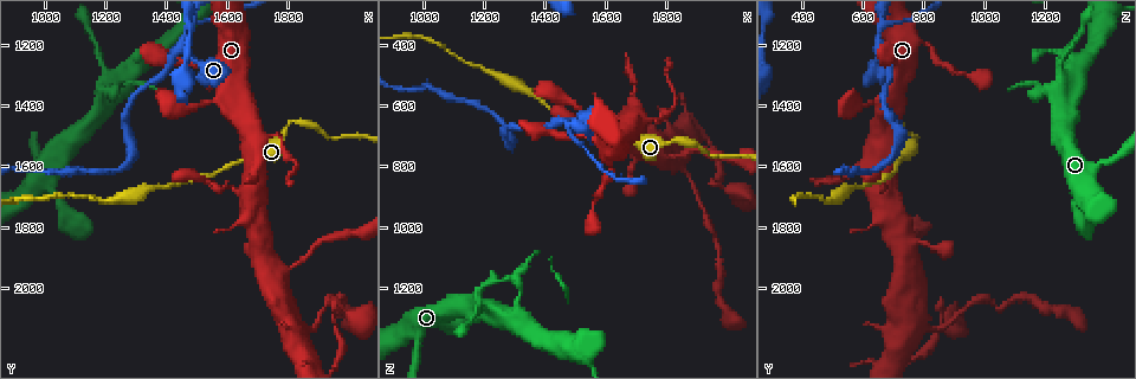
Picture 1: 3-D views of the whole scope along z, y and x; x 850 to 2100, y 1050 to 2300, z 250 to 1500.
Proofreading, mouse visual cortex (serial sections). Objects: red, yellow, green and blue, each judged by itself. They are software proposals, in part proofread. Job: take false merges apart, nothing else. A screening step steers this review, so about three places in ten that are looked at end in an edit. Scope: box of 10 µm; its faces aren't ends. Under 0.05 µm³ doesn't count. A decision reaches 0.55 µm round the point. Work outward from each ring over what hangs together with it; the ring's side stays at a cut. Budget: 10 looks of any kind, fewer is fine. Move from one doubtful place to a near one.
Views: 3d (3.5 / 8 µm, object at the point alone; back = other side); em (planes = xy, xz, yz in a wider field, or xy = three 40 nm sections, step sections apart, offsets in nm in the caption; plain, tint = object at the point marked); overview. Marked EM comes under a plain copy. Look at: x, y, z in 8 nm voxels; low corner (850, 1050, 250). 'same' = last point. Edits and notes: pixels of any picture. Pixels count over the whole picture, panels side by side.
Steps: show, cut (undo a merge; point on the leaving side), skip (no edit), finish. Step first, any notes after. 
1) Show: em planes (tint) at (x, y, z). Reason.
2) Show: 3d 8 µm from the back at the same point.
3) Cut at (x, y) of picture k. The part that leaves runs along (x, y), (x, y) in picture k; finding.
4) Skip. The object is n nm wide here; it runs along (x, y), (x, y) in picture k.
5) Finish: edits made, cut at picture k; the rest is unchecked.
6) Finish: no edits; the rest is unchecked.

Show: 3d 3.5 µm from the back at (1190, 1360, 1190). Sudden change in width.

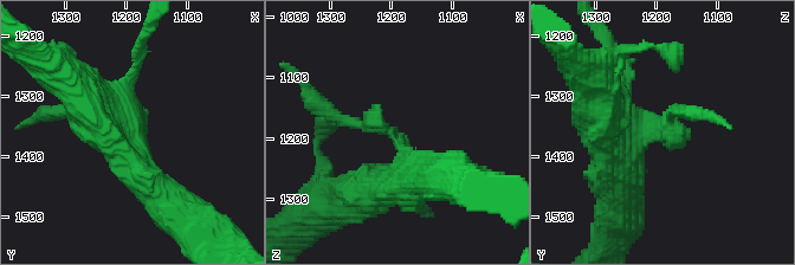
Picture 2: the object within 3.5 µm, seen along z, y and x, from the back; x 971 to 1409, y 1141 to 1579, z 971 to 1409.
Show: em xy step 2 (tint) at (1195, 1355, 1200).

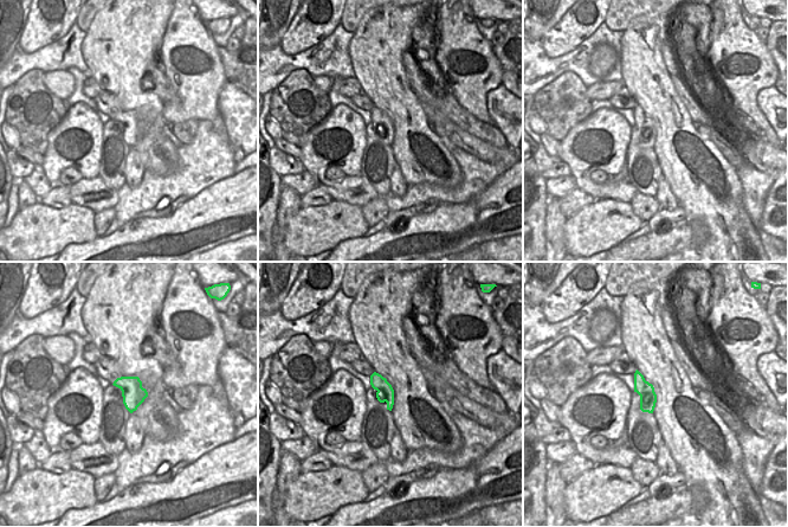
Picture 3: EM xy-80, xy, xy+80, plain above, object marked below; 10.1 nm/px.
Cut at (679, 131) of picture 2. The part that leaves runs along (652, 128), (706, 114) in picture 2; two cells meet here.

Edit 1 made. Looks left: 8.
Show: overview. Redraw.

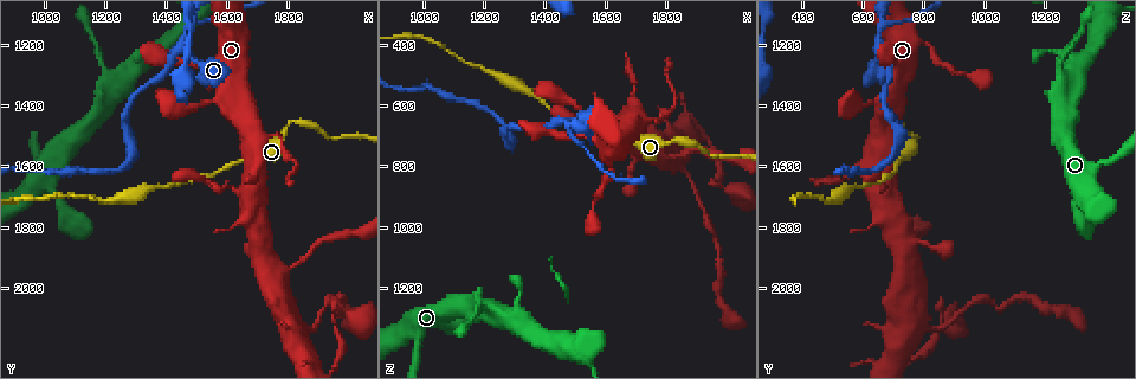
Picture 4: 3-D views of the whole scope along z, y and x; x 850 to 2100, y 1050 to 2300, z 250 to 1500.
Show: 3d 8 µm at (1490, 1140, 670). Sharp bend.

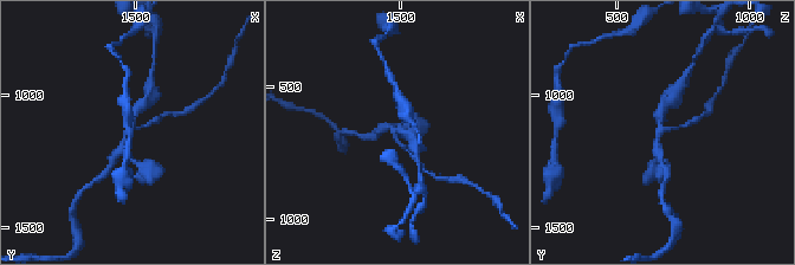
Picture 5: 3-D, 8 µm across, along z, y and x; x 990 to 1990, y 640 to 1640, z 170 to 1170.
Show: em xy step 3 (tint) at the same point. 3 arms meet here; the arms are 150, 150, 250 nm wide.

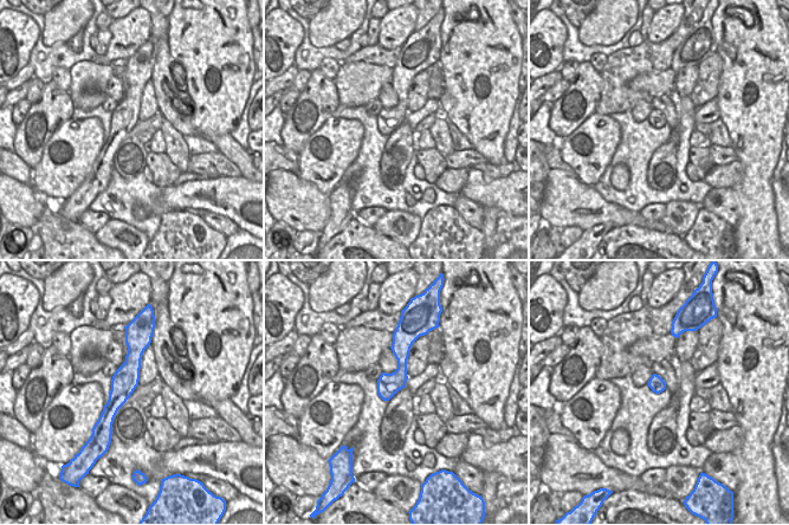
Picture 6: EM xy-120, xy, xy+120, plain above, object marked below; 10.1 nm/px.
Skip. It runs along (658, 159), (661, 129), (687, 124) in picture 5; continuous, no second cell.

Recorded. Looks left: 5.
Show: 3d 3.5 µm at (1700, 1850, 770). Three arms meet.

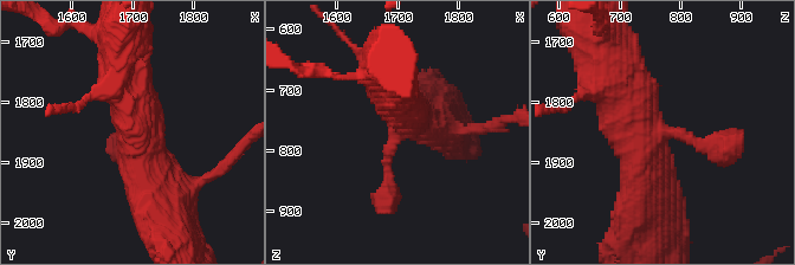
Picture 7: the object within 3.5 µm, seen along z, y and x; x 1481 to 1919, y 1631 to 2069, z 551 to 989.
Show: em xy step 3 (tint) at (1705, 1850, 770). Need the tissue.

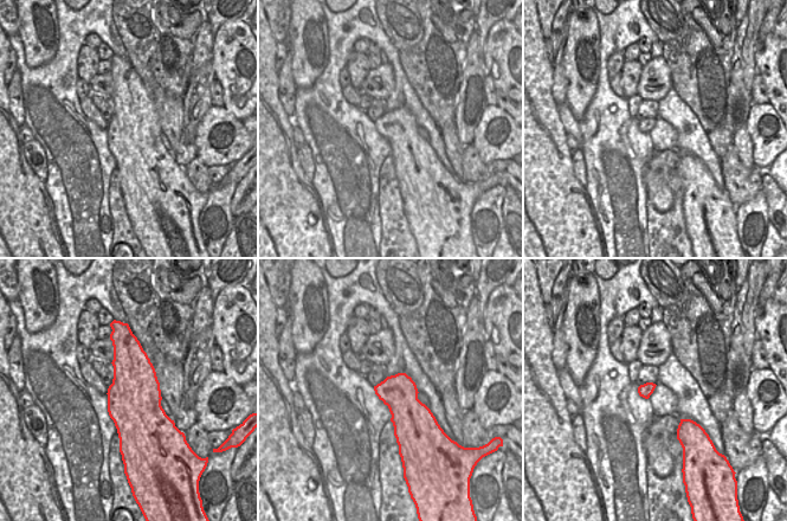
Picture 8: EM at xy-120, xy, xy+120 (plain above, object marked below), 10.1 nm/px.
Skip. The arms are 150, 500, 600 nm wide; all the same cell.

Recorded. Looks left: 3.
Show: 3d 3.5 µm at (1840, 2120, 790). Calibre changes.

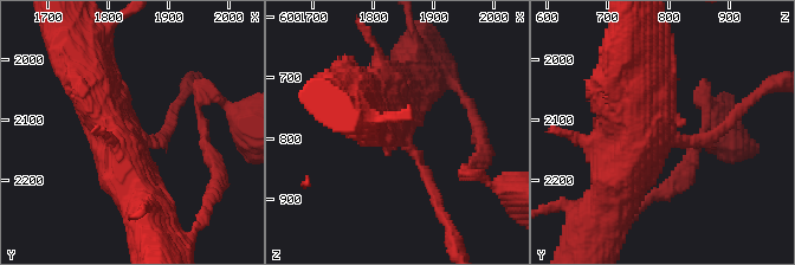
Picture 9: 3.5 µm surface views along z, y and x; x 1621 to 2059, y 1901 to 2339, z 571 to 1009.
Show: em xy step 2 (tint) at (1840, 2130, 785).

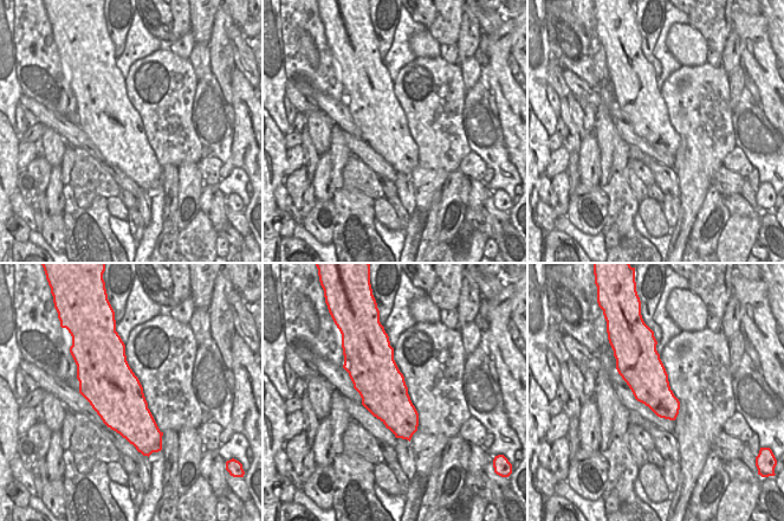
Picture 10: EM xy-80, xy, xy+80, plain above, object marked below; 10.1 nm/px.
Skip. It runs along (83, 60), (134, 194) in picture 9; all the same cell.

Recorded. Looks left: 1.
Finish: edits made, cut at picture 2; the rest is unchecked.

